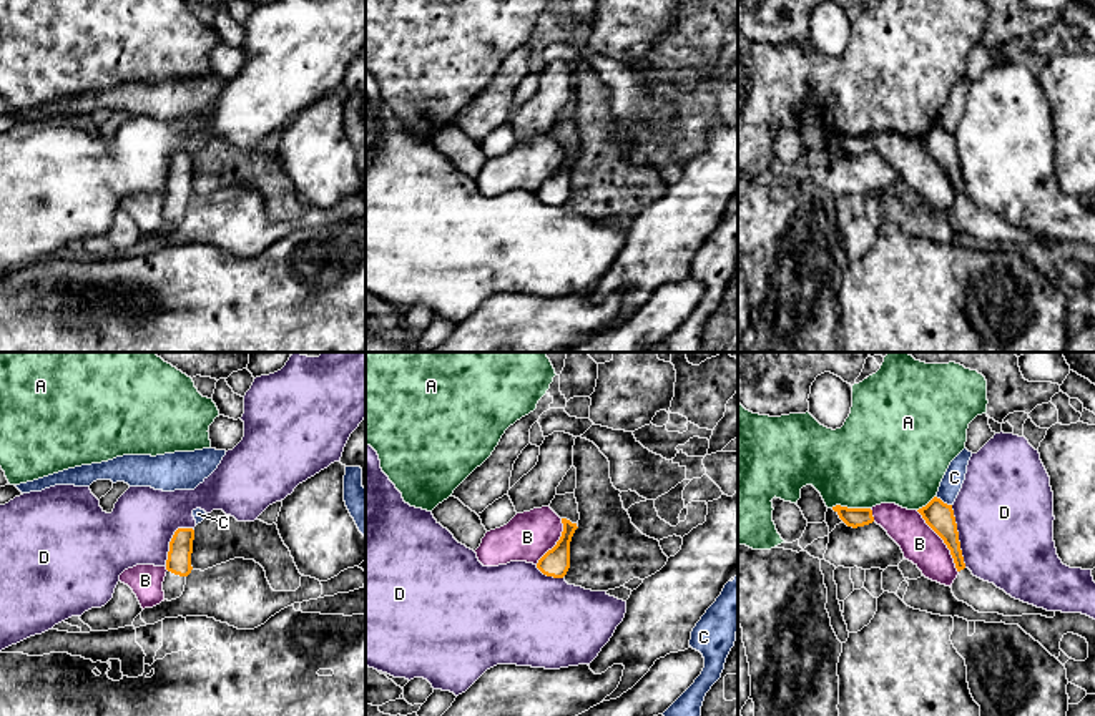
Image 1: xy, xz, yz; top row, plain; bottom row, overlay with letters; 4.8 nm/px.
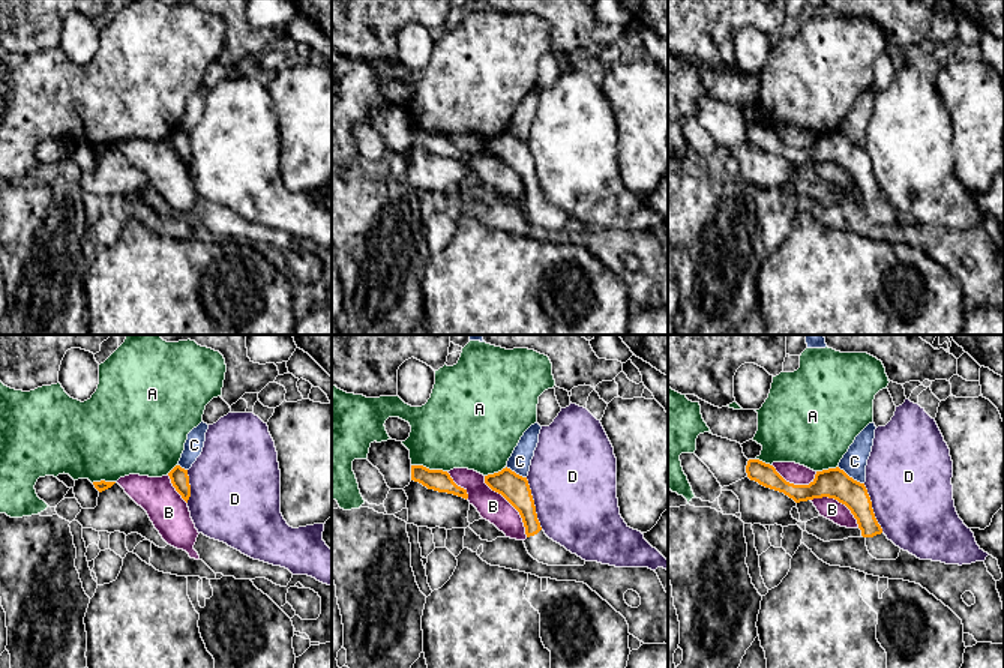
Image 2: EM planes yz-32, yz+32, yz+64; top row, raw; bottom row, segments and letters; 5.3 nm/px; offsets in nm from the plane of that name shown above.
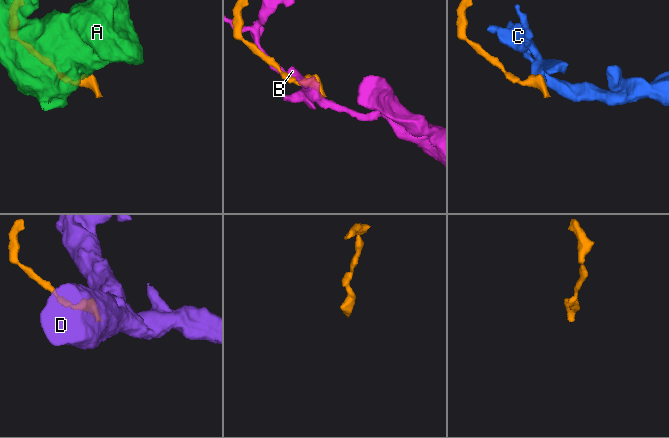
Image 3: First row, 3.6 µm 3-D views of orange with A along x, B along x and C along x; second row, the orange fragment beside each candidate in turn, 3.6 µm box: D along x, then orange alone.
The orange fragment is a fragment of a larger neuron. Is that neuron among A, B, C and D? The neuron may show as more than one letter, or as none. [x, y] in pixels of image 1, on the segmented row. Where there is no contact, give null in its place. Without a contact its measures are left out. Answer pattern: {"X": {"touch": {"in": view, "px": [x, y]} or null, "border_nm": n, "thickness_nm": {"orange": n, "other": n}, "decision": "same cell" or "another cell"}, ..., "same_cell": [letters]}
{"A": {"touch": {"in": "yz", "px": [851, 509]}, "border_nm": 190, "thickness_nm": {"orange": 100, "other": 440}, "decision": "another cell"}, "B": {"touch": {"in": "yz", "px": [944, 542]}, "border_nm": 360, "thickness_nm": {"orange": 140, "other": 190}, "decision": "another cell"}, "C": {"touch": {"in": "yz", "px": [942, 502]}, "border_nm": 90, "thickness_nm": {"orange": 140, "other": 100}, "decision": "another cell"}, "D": {"touch": {"in": "yz", "px": [957, 537]}, "border_nm": 320, "thickness_nm": {"orange": 140, "other": 480}, "decision": "another cell"}, "same_cell": []}

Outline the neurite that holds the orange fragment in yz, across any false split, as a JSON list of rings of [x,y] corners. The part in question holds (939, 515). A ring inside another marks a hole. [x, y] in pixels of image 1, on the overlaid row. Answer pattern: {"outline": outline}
{"outline": [[[934,497],[926,507],[919,508],[917,512],[950,550],[955,568],[959,571],[950,588],[959,601],[967,603],[979,613],[999,613],[1004,616],[1055,616],[1055,611],[1047,611],[1043,608],[1037,608],[1034,605],[1015,600],[1004,590],[997,588],[994,583],[984,581],[972,575],[972,571],[964,563],[952,505],[947,505],[940,498]]]}

